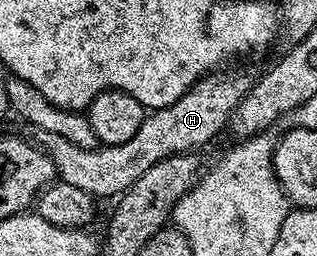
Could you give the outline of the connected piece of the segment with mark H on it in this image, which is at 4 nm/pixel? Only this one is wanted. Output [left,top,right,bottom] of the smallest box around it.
[30,70,253,198]

